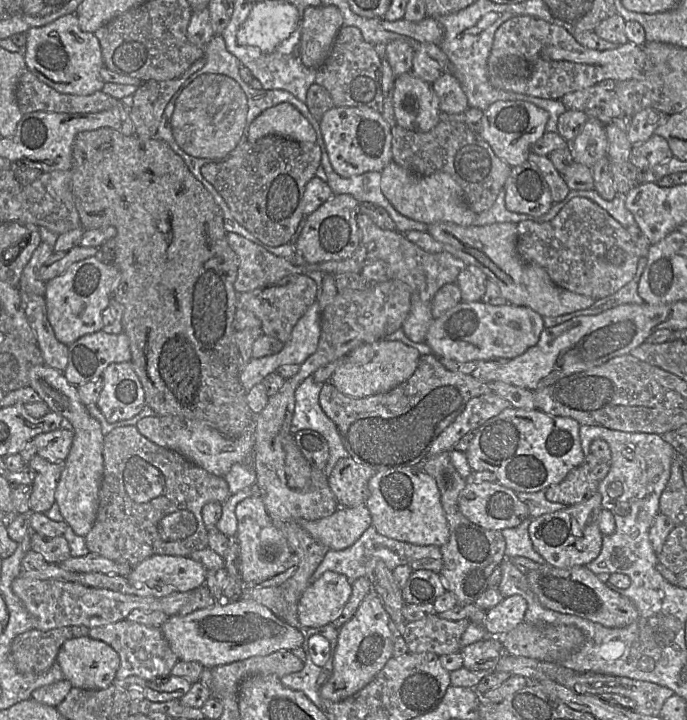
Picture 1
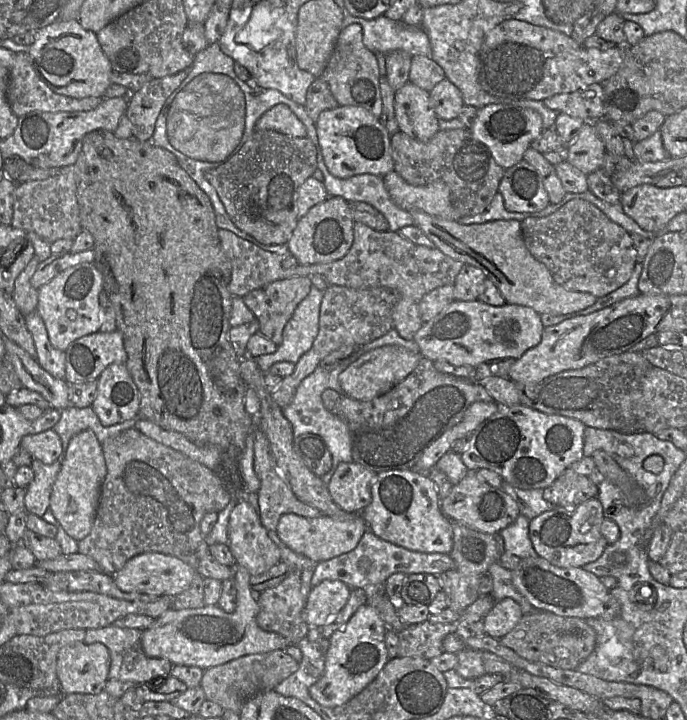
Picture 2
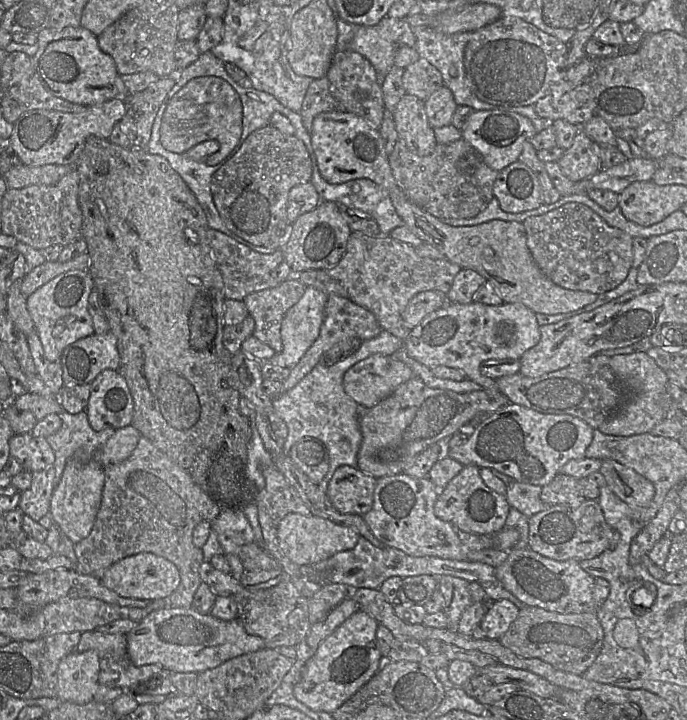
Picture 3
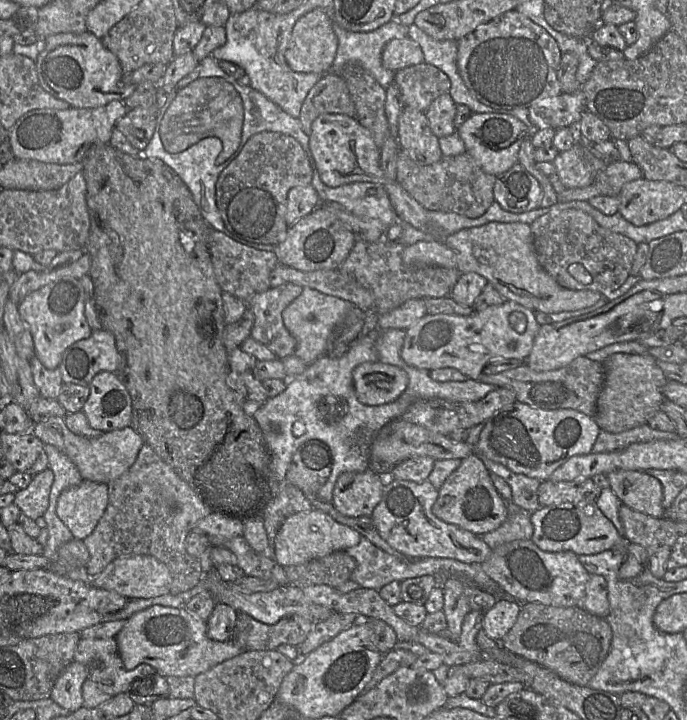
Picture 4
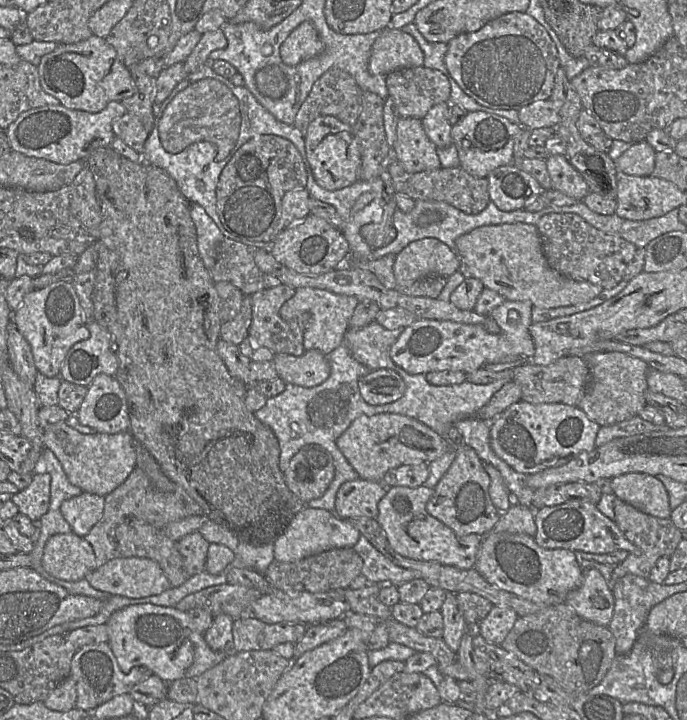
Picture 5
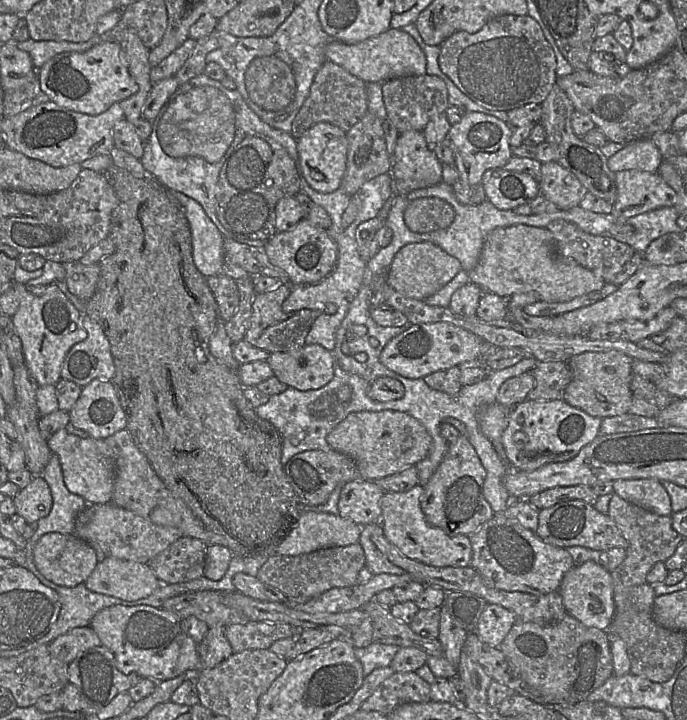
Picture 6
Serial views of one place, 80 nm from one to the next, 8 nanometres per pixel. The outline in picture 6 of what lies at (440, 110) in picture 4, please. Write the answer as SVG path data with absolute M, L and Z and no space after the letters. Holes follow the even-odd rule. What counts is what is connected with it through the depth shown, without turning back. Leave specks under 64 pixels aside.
M446 112L434 116L425 126L423 133L429 149L442 164L455 166L455 154L449 139L451 124Z

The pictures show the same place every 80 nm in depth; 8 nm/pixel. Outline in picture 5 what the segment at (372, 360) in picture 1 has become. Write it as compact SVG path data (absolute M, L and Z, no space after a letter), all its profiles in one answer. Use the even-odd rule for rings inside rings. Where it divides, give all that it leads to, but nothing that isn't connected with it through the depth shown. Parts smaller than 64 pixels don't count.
M393 370L370 371L359 380L362 398L370 405L383 405L397 401L405 392L403 379Z

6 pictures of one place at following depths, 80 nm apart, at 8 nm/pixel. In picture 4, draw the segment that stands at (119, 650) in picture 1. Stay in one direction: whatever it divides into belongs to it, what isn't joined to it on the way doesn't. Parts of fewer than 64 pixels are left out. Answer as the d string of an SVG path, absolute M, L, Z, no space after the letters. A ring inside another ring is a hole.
M81 638L74 653L74 661L84 665L88 678L112 697L129 693L134 682L157 673L148 664L140 664L127 670L115 638Z

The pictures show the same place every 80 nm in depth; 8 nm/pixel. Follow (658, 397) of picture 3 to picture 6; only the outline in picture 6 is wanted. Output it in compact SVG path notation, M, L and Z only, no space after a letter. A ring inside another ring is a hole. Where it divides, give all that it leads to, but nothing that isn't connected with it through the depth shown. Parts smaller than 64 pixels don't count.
M617 351L584 352L571 357L567 364L572 379L563 400L593 417L601 419L628 413L633 400L630 383L633 378L633 358Z

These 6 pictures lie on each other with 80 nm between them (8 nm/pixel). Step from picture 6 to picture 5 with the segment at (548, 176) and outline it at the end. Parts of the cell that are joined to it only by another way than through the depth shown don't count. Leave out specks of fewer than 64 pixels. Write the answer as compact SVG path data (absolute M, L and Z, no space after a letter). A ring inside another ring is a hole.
M551 155L546 160L546 164L554 190L579 201L590 193L586 181L569 163L565 155Z

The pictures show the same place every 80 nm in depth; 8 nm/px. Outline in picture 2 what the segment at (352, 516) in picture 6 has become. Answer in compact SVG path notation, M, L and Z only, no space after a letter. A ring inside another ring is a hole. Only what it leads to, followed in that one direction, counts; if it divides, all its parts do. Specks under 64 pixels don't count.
M355 462L338 464L327 489L333 501L347 513L361 513L371 500L375 476Z

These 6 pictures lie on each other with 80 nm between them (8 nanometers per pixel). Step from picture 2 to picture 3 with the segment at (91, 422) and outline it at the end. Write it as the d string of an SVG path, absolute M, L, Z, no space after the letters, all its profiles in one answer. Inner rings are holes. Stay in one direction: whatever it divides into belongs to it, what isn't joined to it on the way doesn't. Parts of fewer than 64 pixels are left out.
M86 410L70 414L60 413L61 426L57 432L47 438L55 461L55 486L59 482L66 464L71 460L87 461L96 459L96 452L116 432L109 428L95 431L89 424Z

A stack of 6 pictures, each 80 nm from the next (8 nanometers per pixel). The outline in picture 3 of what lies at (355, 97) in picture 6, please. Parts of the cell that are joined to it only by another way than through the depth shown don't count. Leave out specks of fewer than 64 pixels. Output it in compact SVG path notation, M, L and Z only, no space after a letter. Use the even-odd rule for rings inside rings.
M314 79L306 92L300 114L305 128L311 133L315 117L322 112L345 112L343 104L331 93L329 79Z

